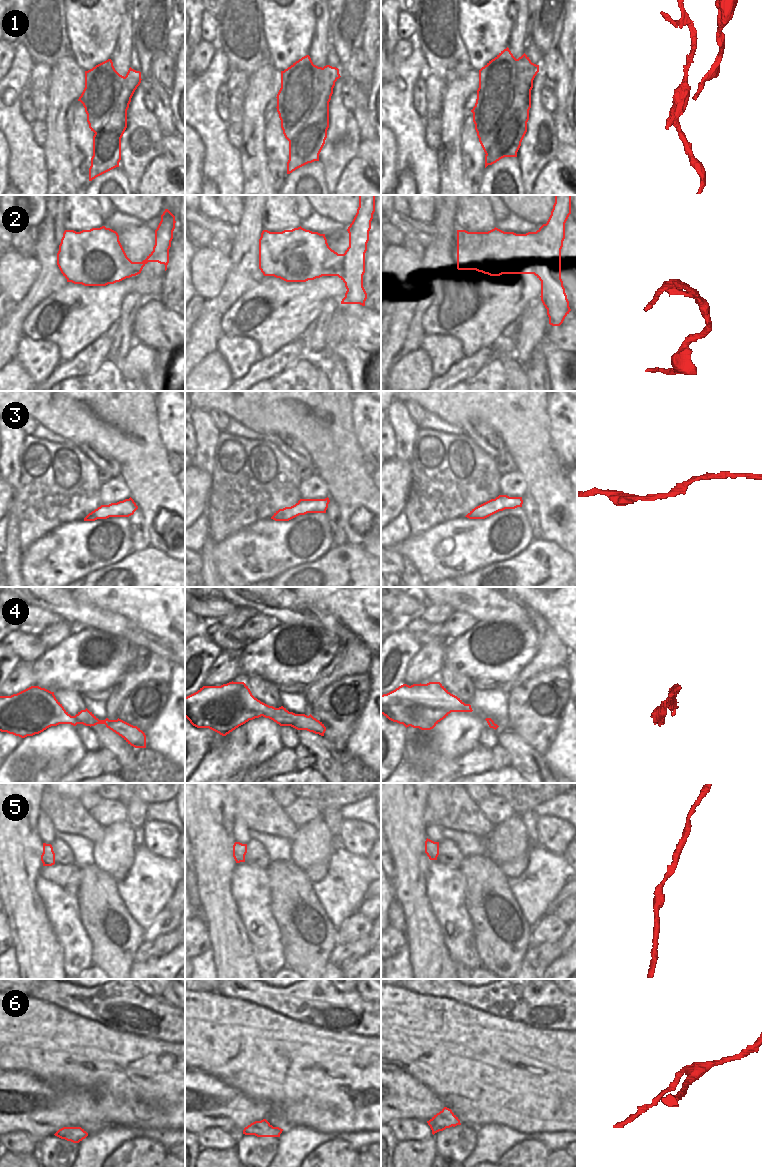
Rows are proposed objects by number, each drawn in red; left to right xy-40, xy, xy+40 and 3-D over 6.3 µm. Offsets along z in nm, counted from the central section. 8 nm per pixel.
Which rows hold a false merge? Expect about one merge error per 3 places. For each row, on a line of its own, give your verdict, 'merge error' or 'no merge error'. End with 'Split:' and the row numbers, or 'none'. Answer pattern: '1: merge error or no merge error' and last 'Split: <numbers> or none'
1: merge error
2: no merge error
3: no merge error
4: no merge error
5: no merge error
6: no merge error
Split: 1

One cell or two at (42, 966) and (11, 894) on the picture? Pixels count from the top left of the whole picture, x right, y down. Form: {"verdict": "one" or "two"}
{"verdict": "one"}

